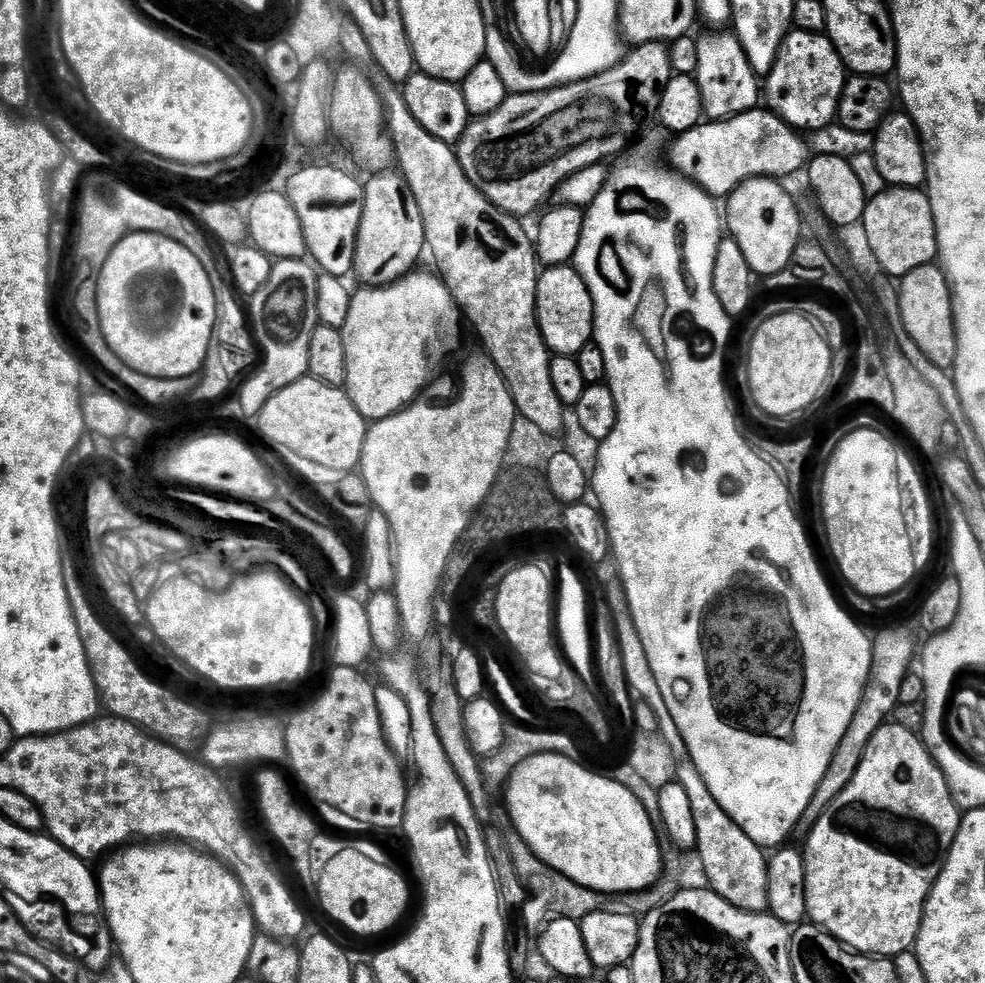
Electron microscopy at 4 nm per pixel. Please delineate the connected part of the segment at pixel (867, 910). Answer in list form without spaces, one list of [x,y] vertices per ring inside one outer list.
[[[895,722],[884,724],[878,730],[878,734],[874,734],[874,738],[870,738],[870,746],[866,746],[862,766],[858,766],[858,774],[854,774],[850,786],[846,786],[846,790],[842,790],[842,794],[838,794],[838,798],[834,798],[834,802],[828,807],[826,814],[822,814],[822,818],[818,818],[818,826],[814,826],[812,833],[803,841],[807,919],[816,927],[829,932],[844,947],[852,949],[853,952],[863,952],[865,956],[895,958],[898,954],[915,949],[924,917],[924,907],[936,884],[936,879],[940,877],[940,871],[948,860],[948,852],[960,829],[961,815],[962,809],[957,806],[956,800],[952,797],[948,777],[944,775],[944,769],[936,757],[928,751],[928,746],[923,739],[917,733],[915,736],[904,724],[895,724]]]

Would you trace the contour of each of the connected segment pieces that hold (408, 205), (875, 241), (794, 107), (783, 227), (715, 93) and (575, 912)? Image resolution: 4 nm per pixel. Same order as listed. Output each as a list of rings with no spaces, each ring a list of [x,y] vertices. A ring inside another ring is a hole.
[[[385,170],[371,178],[372,181],[364,184],[364,209],[358,226],[358,246],[354,250],[354,276],[369,288],[387,288],[405,279],[419,262],[420,255],[425,255],[424,223],[422,210],[418,210],[418,202],[414,202],[414,194],[403,175]]]
[[[888,186],[884,192],[869,199],[864,211],[863,228],[864,240],[885,277],[905,276],[910,274],[910,270],[918,270],[918,266],[926,266],[937,259],[938,238],[934,210],[930,210],[927,191]]]
[[[792,30],[785,36],[782,46],[778,50],[774,66],[768,77],[763,81],[762,92],[766,97],[767,107],[779,115],[789,127],[795,130],[806,128],[805,130],[811,133],[818,131],[819,128],[826,127],[837,119],[836,111],[842,98],[845,79],[844,60],[827,35],[818,32]]]
[[[766,176],[754,177],[752,180],[742,182],[726,197],[726,232],[738,247],[746,262],[750,262],[750,270],[761,278],[777,276],[780,272],[788,272],[792,263],[794,250],[802,243],[802,223],[797,201],[787,193],[785,185],[779,179]]]
[[[710,30],[697,37],[698,68],[694,78],[699,83],[704,115],[709,121],[729,119],[750,111],[762,100],[759,77],[746,58],[744,47],[735,33],[724,31],[728,30]]]
[[[514,830],[509,833],[509,836],[504,840],[504,844],[509,849],[514,870],[517,871],[517,876],[524,884],[528,895],[527,903],[522,908],[522,913],[524,913],[522,924],[529,933],[539,934],[543,932],[545,926],[555,920],[579,922],[586,918],[586,914],[602,912],[609,907],[607,895],[590,890],[586,886],[566,878],[566,874],[558,874],[558,870],[546,866],[546,862],[542,862],[542,858],[538,858],[538,854],[534,854],[534,850],[530,850],[530,846],[526,846],[522,834],[518,834]]]

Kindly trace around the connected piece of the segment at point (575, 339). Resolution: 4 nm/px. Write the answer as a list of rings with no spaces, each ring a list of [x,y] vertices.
[[[572,264],[544,268],[536,278],[536,321],[549,353],[576,356],[594,340],[594,302],[590,290]]]

